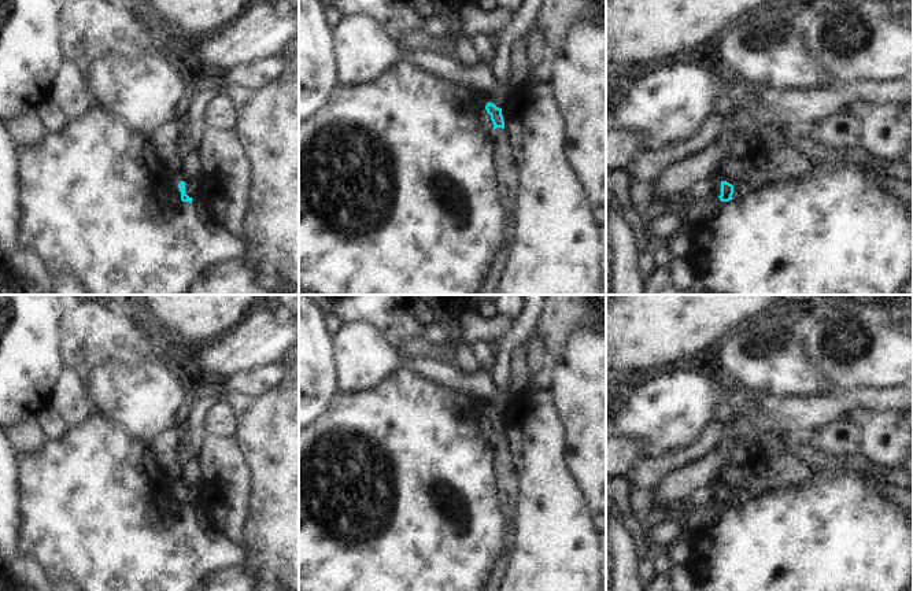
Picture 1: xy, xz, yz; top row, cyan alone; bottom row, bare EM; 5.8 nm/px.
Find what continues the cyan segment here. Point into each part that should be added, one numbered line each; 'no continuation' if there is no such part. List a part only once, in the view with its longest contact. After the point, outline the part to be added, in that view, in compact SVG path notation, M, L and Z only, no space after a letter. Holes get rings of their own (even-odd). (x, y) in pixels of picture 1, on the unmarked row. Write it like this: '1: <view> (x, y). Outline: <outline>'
no continuation.

